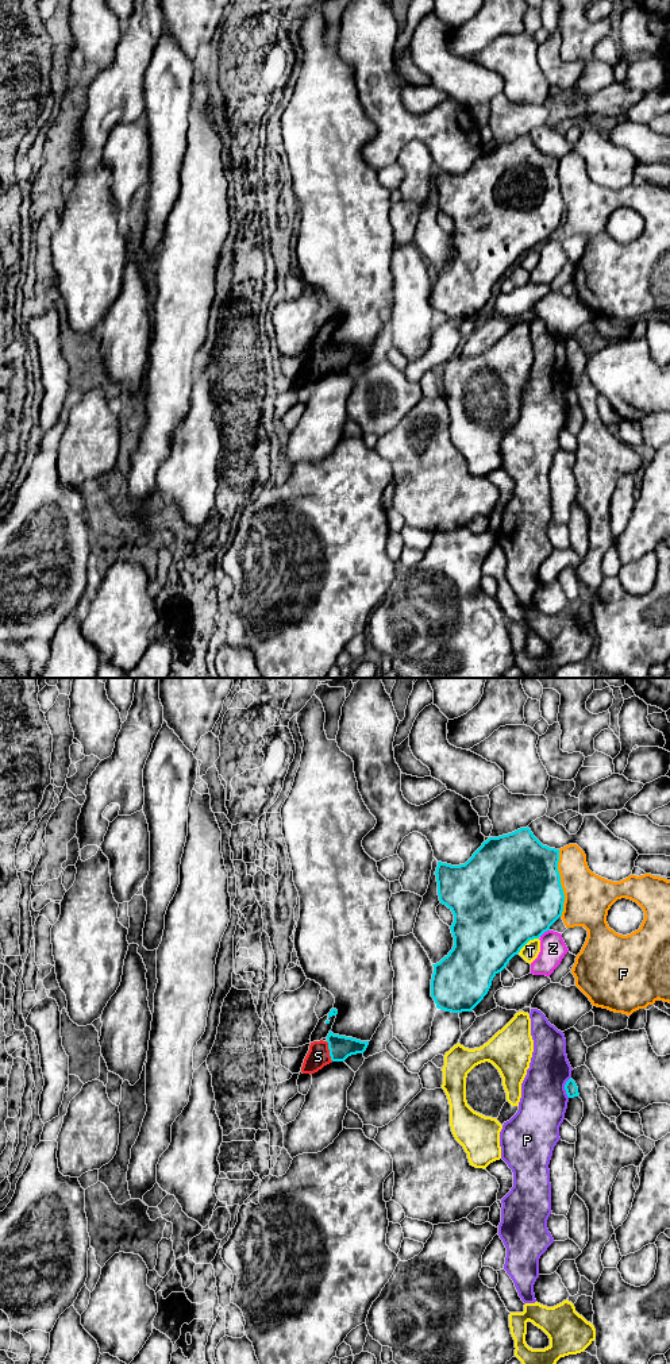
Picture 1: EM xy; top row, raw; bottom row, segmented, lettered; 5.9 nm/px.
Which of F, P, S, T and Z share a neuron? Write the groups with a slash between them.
F / P / S / T / Z

